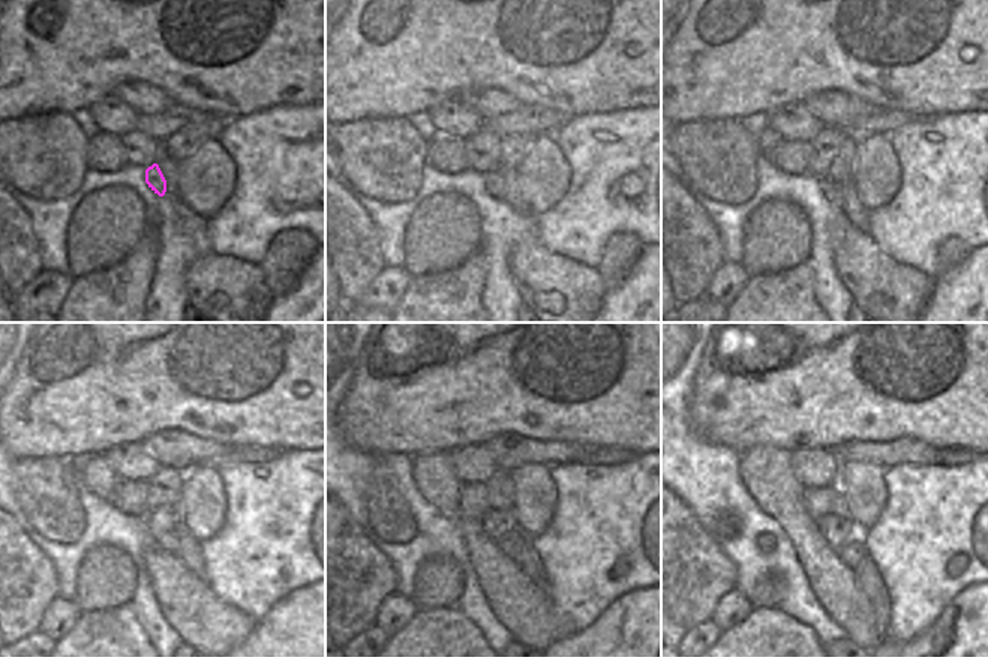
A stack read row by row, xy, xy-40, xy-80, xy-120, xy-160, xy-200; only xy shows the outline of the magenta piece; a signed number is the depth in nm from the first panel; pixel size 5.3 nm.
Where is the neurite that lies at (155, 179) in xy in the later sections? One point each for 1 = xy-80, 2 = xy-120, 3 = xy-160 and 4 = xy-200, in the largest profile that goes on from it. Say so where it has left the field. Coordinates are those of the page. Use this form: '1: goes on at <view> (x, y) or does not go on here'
1: goes on at xy-80 (832, 191)
2: goes on at xy-120 (168, 542)
3: goes on at xy-160 (511, 545)
4: goes on at xy-200 (852, 552)

